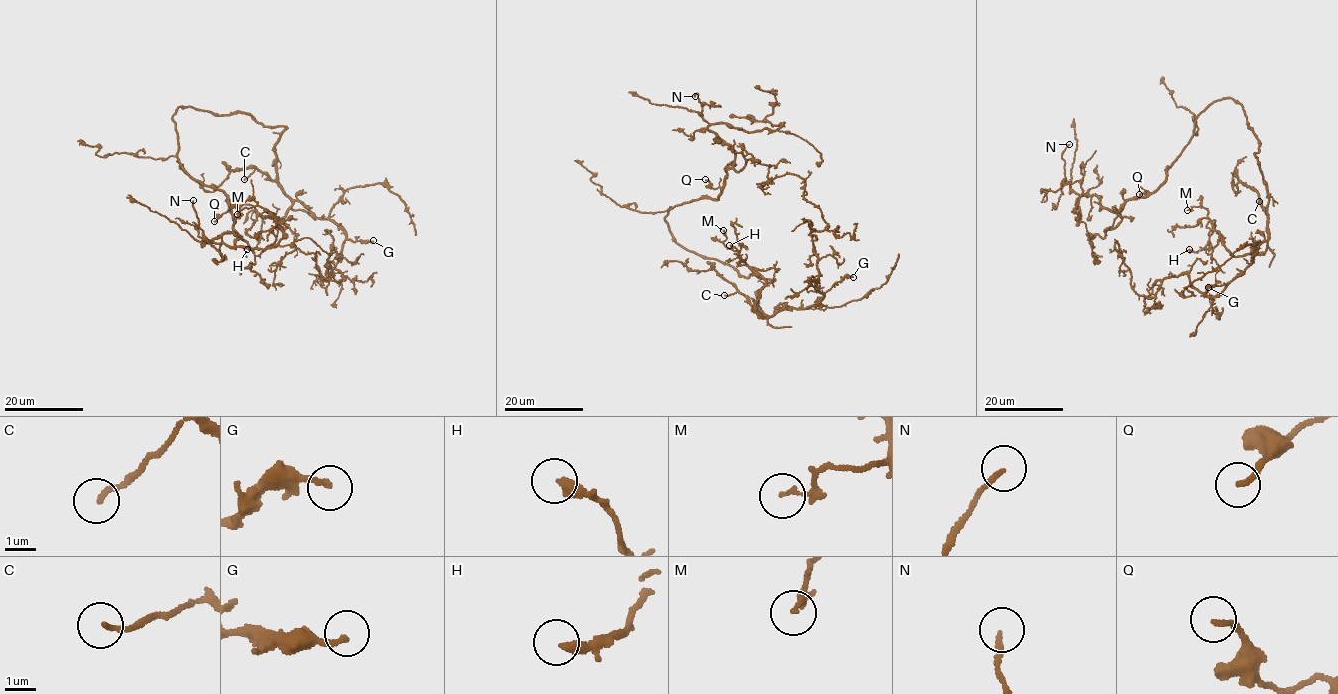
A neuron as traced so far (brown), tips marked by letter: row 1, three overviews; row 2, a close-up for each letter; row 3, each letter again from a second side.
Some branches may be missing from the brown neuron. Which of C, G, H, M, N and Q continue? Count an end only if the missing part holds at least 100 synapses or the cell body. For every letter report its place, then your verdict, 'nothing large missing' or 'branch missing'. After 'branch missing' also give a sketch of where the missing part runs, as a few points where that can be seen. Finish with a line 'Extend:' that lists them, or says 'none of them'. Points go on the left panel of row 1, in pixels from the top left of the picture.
C: (244, 179) | nothing large missing
G: (373, 240) | nothing large missing
H: (247, 249) | nothing large missing
M: (237, 214) | nothing large missing
N: (193, 200) | nothing large missing
Q: (214, 221) | nothing large missing
Extend: none of them

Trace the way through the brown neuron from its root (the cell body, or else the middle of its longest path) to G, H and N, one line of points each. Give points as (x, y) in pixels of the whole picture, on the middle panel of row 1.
G: (723, 264), (744, 277), (769, 279), (757, 292), (756, 309), (769, 315), (812, 306), (837, 282), (853, 277)
H: (723, 264), (744, 277), (769, 279), (757, 292), (756, 309), (768, 318), (755, 311), (766, 282), (729, 245)
N: (723, 264), (682, 247), (665, 220), (670, 207), (718, 198), (734, 162), (695, 96)

